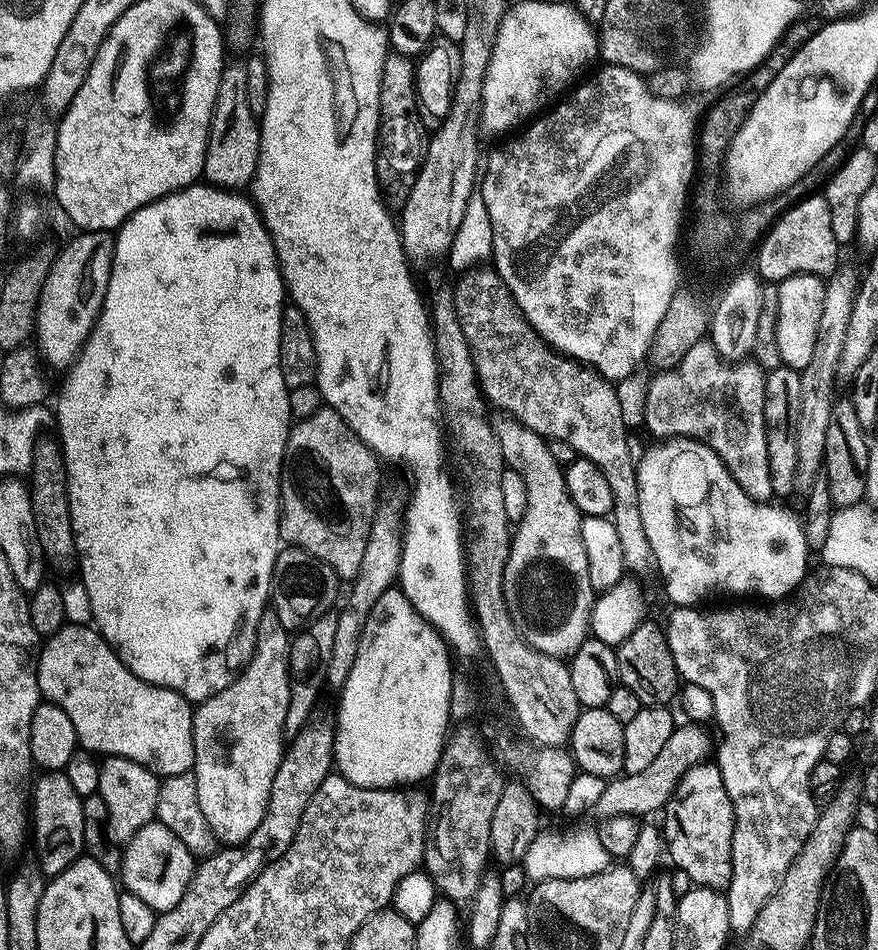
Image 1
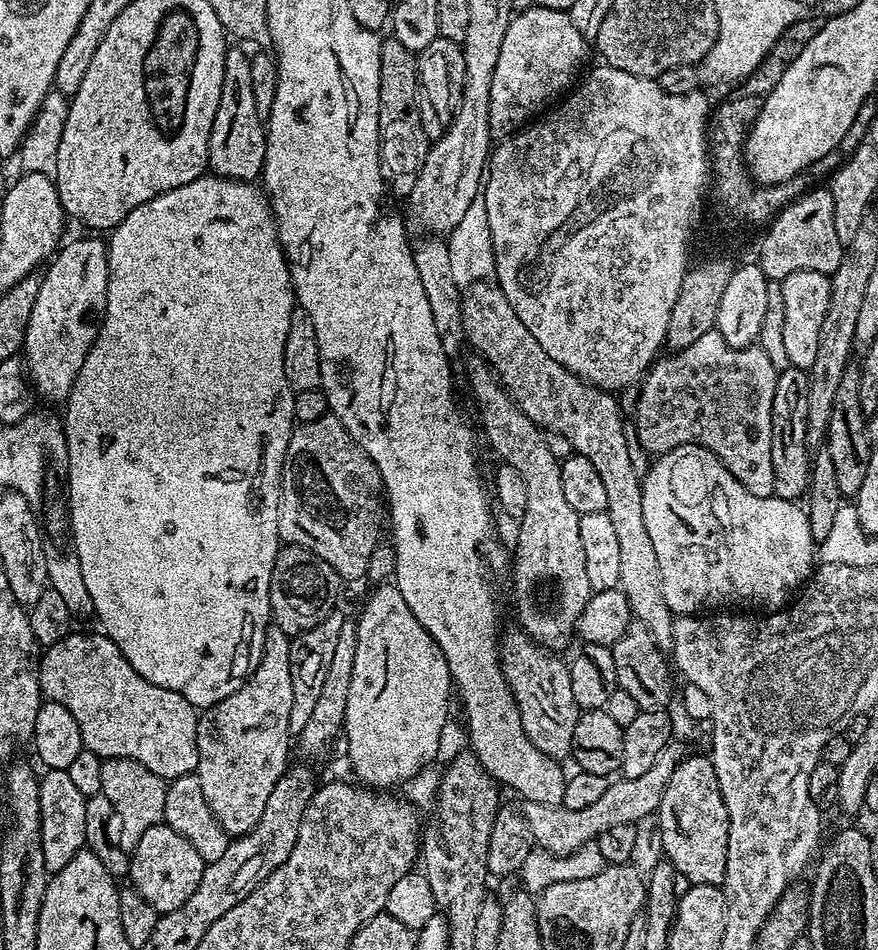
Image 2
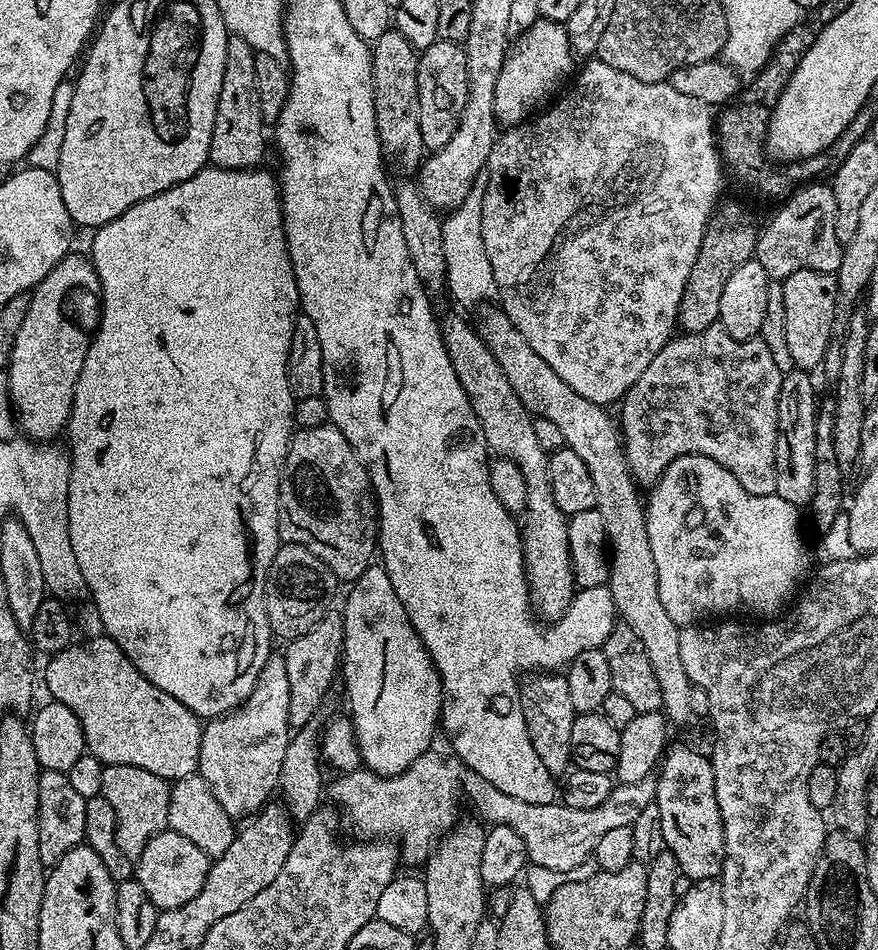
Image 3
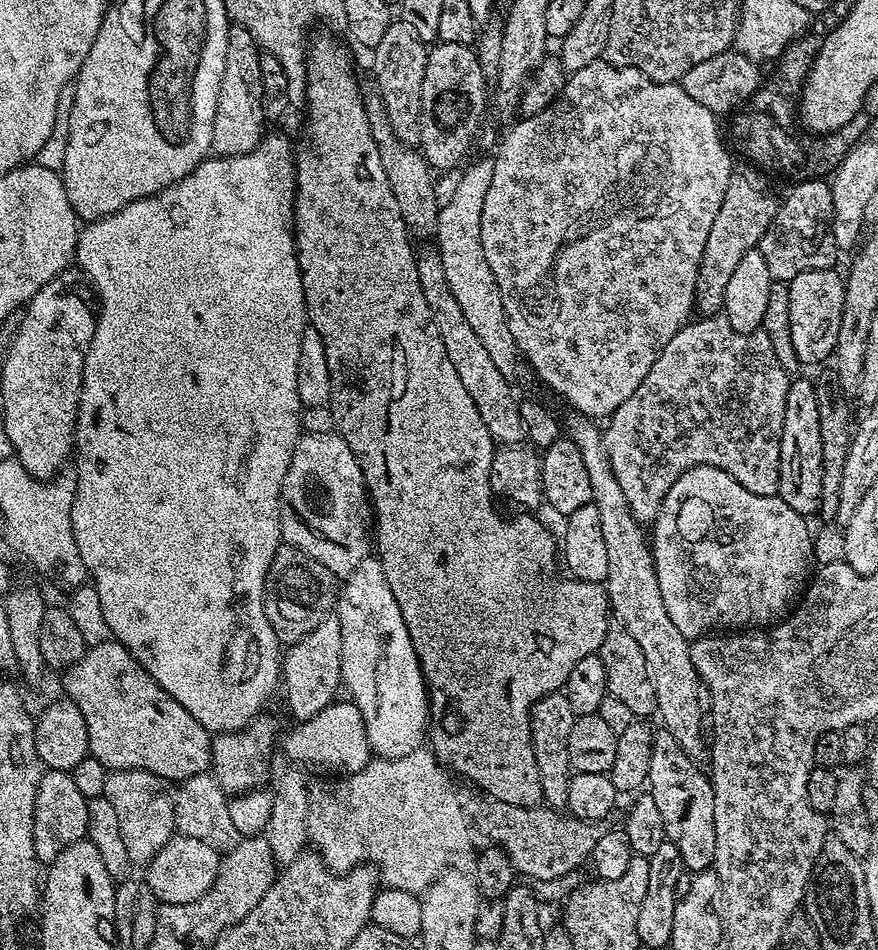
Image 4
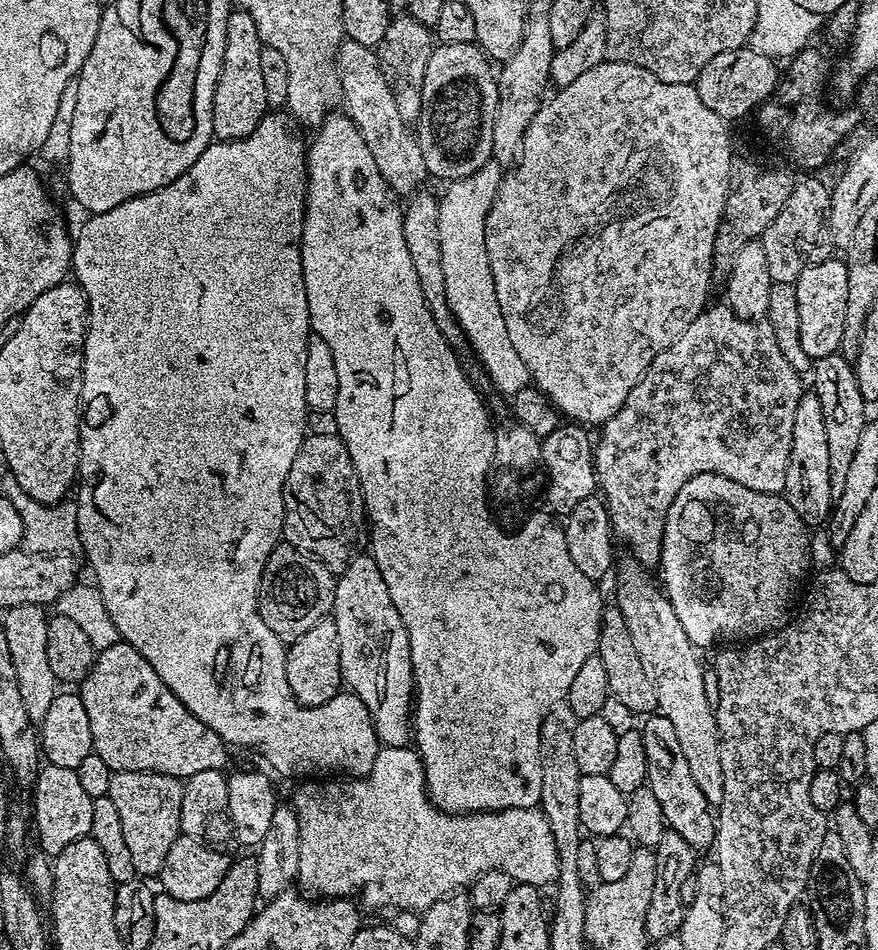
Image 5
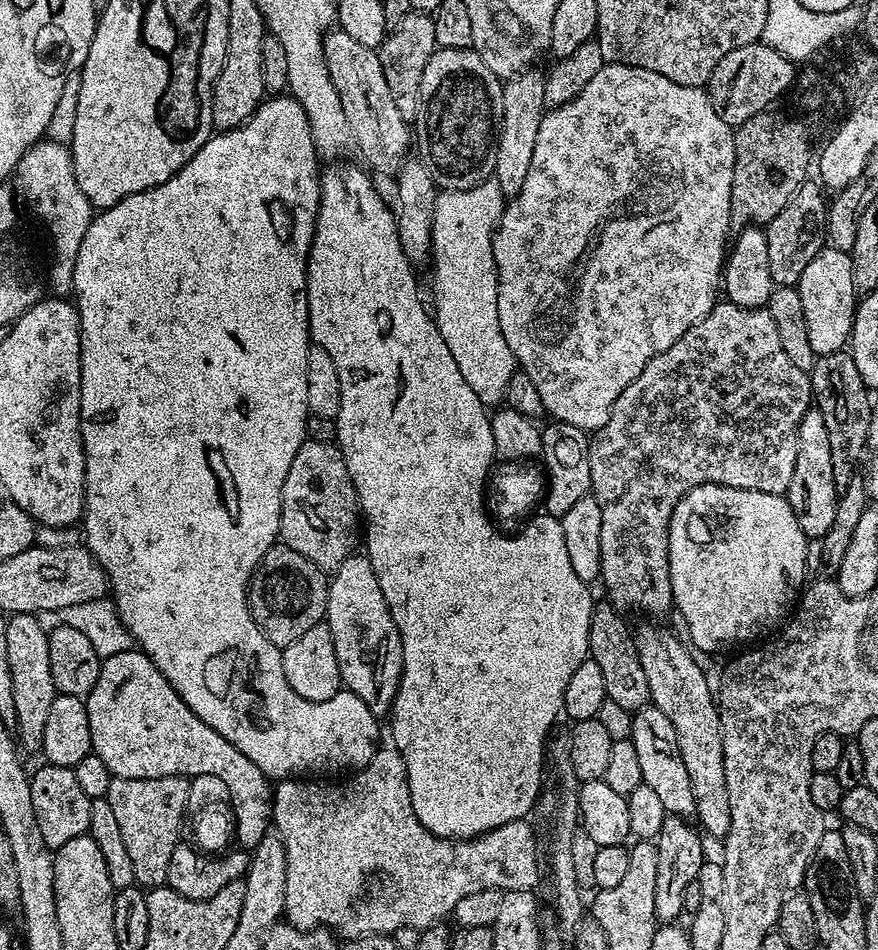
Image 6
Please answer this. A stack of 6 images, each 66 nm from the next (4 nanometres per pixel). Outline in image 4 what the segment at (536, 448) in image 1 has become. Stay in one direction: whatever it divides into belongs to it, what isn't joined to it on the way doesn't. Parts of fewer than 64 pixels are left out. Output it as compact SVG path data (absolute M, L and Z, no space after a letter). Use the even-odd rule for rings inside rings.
M439 247L419 249L416 252L418 266L418 282L422 282L422 295L426 297L426 306L430 306L430 318L434 318L434 326L438 326L438 338L442 338L442 346L446 346L446 354L454 366L458 378L462 378L462 386L466 386L466 394L474 398L474 406L478 406L478 415L490 430L493 441L497 445L518 444L525 439L525 428L522 413L519 410L520 400L512 389L513 381L494 366L494 358L490 358L482 338L478 338L474 326L466 314L462 314L462 306L458 306L458 298L454 298L454 290L450 290L450 282L446 282L446 270L442 266L442 252Z

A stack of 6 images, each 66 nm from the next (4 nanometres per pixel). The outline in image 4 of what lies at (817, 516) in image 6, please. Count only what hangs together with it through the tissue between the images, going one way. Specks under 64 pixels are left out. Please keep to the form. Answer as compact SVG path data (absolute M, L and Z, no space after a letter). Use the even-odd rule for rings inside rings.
M793 379L786 390L786 418L782 418L778 494L782 502L786 502L786 506L790 506L790 510L794 510L800 516L812 518L820 511L822 426L818 423L816 385L811 379Z

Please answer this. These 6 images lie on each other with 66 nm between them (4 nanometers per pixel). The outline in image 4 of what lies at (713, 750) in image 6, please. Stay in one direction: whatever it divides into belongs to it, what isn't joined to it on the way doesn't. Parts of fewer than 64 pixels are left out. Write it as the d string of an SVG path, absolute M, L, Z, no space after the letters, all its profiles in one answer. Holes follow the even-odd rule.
M572 414L568 424L566 420L566 436L582 450L582 462L586 462L586 474L590 474L592 487L592 503L598 506L598 514L602 517L602 539L606 542L606 559L608 561L608 579L606 581L606 600L616 611L615 619L630 630L638 642L642 654L646 657L646 670L650 670L650 682L654 682L654 694L658 697L658 720L663 727L674 734L678 746L690 754L690 758L697 762L704 762L710 756L710 744L706 739L706 708L700 705L702 700L702 685L700 675L694 670L694 662L690 662L689 641L674 626L670 614L666 614L666 602L662 602L662 590L658 590L658 574L656 563L652 557L652 545L645 525L639 524L630 510L630 502L626 502L626 494L622 494L622 486L618 486L618 478L614 478L614 470L610 466L608 451L604 445L604 434L599 424L591 416Z

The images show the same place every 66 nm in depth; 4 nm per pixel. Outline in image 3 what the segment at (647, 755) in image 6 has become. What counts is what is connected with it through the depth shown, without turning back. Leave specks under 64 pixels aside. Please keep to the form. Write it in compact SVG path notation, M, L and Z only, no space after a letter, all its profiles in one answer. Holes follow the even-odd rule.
M669 743L655 777L658 814L662 814L662 838L667 852L678 858L681 876L714 880L724 871L724 827L714 790L712 761L688 744Z

